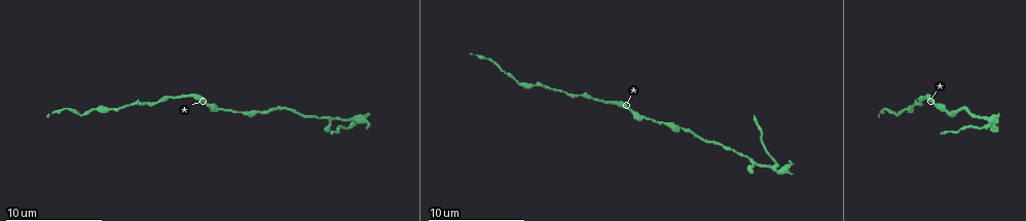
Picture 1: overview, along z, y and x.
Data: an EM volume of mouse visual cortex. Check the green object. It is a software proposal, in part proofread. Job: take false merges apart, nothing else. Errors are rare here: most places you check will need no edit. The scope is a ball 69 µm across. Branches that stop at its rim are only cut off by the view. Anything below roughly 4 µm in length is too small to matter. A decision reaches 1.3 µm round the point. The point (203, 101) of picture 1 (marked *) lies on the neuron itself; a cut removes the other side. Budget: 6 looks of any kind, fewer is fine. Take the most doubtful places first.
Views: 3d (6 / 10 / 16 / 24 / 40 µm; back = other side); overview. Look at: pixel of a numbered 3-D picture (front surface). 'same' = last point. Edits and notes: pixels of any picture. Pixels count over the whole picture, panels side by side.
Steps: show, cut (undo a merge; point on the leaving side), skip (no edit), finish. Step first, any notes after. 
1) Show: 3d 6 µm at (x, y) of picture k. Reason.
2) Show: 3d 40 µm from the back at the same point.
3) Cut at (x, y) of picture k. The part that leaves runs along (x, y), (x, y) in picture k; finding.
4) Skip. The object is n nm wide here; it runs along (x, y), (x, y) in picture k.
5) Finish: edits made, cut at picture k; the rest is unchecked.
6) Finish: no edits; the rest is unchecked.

Show: 3d 10 µm at (773, 164) of picture 1. Three-way junction.

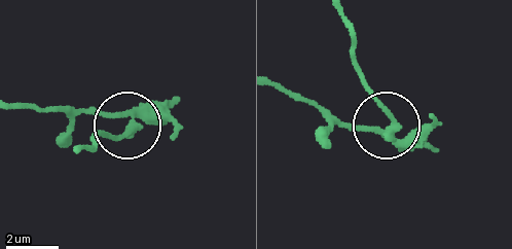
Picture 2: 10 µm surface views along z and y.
Cut at (130, 134) of picture 2. 3 arms meet here; the part that leaves runs along (139, 111), (125, 131), (95, 135), (79, 150) in picture 2; two neurons meet here.

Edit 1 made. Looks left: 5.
Show: 3d 10 µm at (683, 129) of picture 1. Thick turns thin.

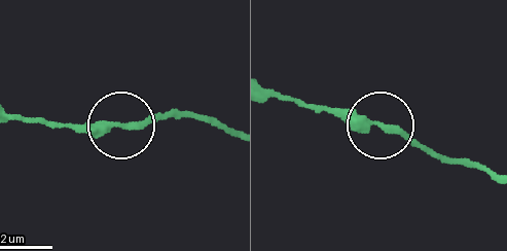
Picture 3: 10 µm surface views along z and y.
Show: 3d 6 µm at (125, 128) of picture 3. Closer look.

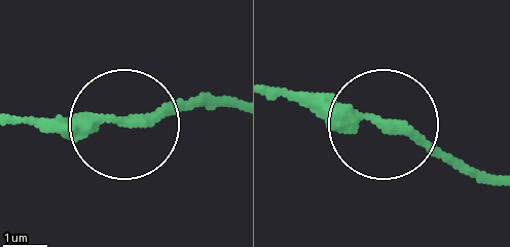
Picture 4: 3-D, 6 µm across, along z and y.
Skip. The object is 270 nm wide here; it runs along (11, 122), (144, 122), (207, 101) in picture 4; continuous, no second neuron.

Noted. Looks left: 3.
Show: 3d 10 µm at (519, 81) of picture 1. Sudden change in width.

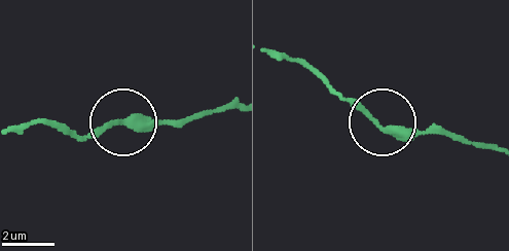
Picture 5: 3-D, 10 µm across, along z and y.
Show: 3d 10 µm from the back at (118, 119) of picture 5.

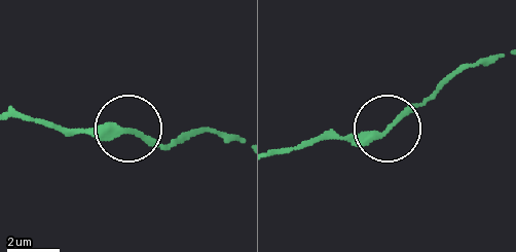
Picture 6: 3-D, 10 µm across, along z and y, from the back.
Skip. It runs along (277, 153), (323, 140), (376, 138), (434, 96) in picture 6; continuous, no second neuron.

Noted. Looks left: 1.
Finish: edits made, cut at picture 2; the rest is unchecked.

